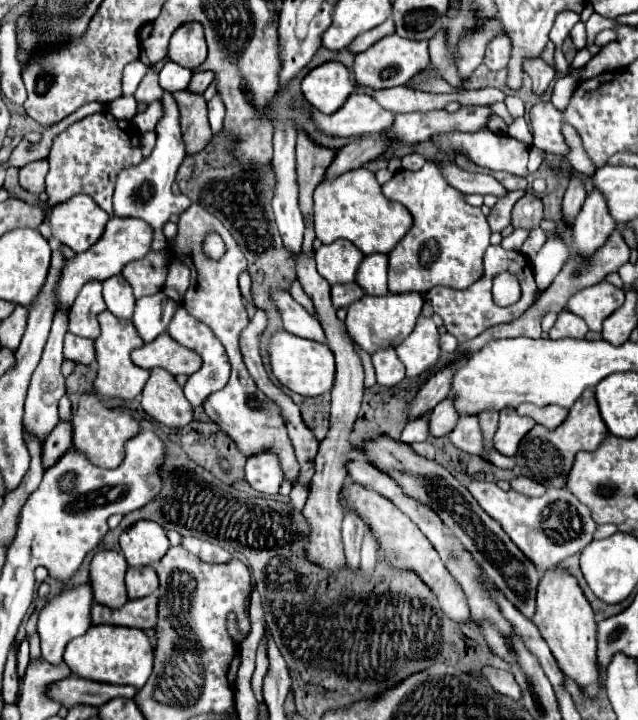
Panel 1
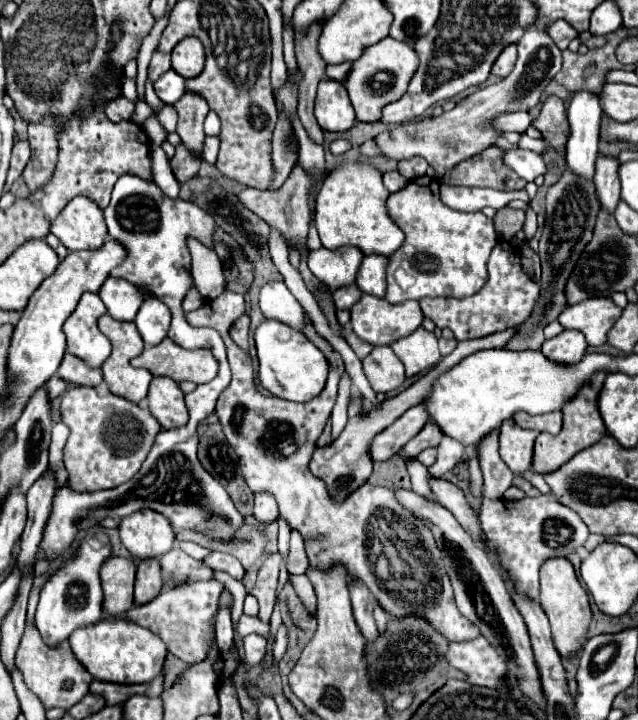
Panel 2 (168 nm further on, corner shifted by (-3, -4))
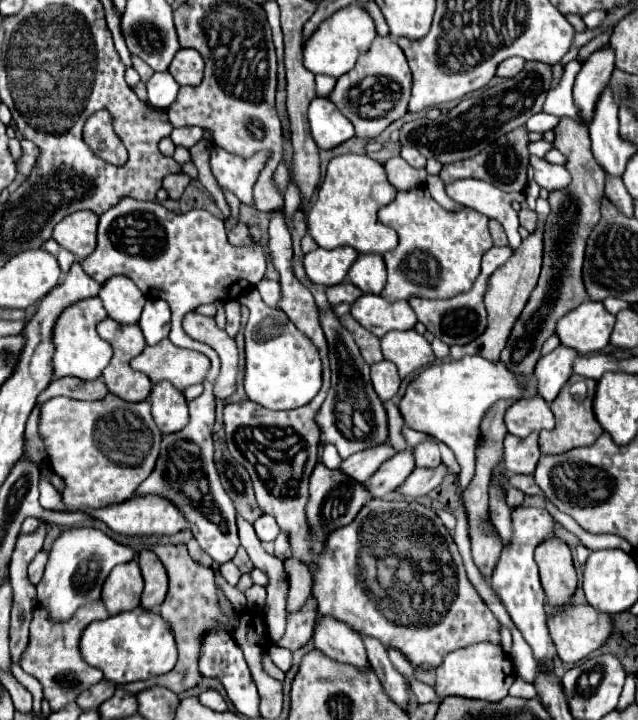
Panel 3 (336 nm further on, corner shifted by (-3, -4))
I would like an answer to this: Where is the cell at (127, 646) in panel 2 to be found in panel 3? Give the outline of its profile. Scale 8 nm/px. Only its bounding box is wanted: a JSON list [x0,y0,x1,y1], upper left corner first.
[81,608,177,684]

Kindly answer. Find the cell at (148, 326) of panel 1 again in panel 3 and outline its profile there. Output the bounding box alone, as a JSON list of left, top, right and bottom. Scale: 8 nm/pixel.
[139,298,171,346]

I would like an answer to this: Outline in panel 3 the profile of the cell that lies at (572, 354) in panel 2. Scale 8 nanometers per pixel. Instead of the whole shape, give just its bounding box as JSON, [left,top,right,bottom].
[535,346,579,402]

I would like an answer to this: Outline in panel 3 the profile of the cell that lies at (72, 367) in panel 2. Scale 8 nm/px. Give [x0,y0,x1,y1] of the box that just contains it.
[37,378,107,406]

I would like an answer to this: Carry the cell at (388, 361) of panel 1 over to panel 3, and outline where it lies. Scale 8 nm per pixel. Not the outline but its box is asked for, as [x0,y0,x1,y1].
[371,360,401,402]

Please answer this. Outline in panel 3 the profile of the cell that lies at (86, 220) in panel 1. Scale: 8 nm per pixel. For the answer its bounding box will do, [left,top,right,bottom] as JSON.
[53,210,97,258]

